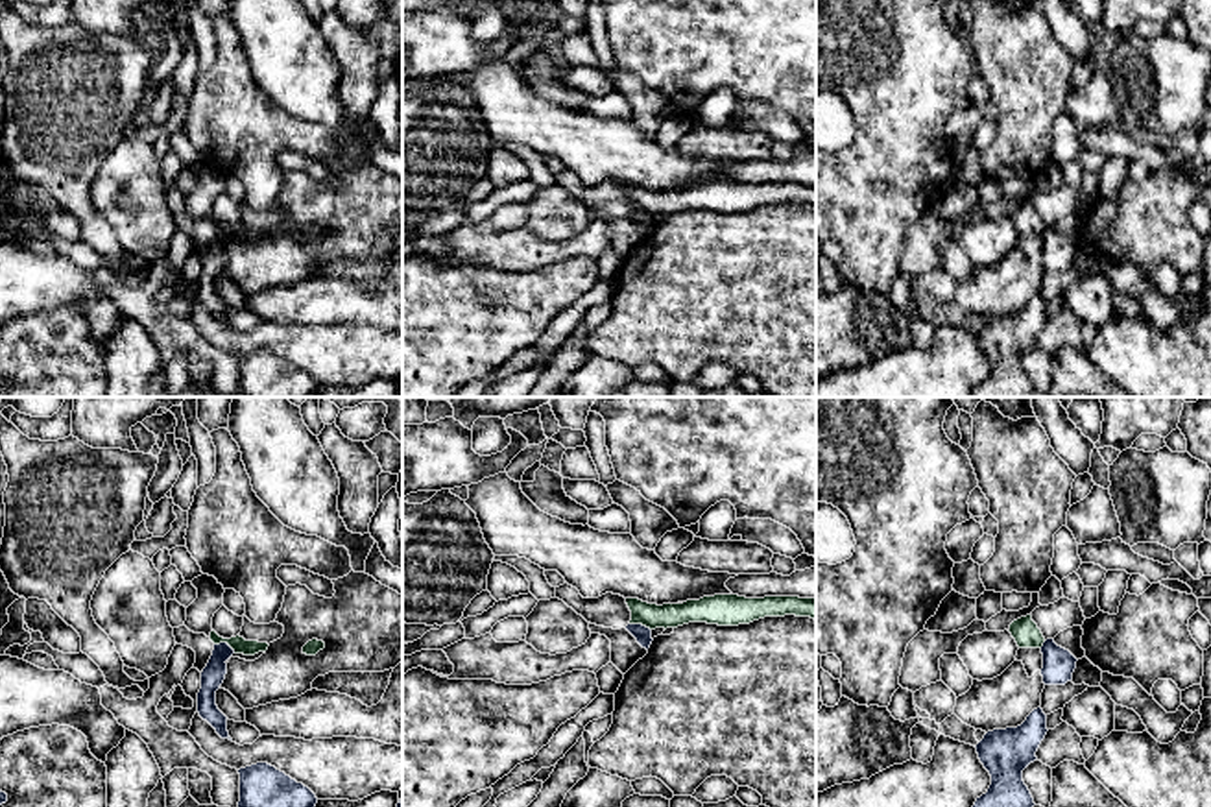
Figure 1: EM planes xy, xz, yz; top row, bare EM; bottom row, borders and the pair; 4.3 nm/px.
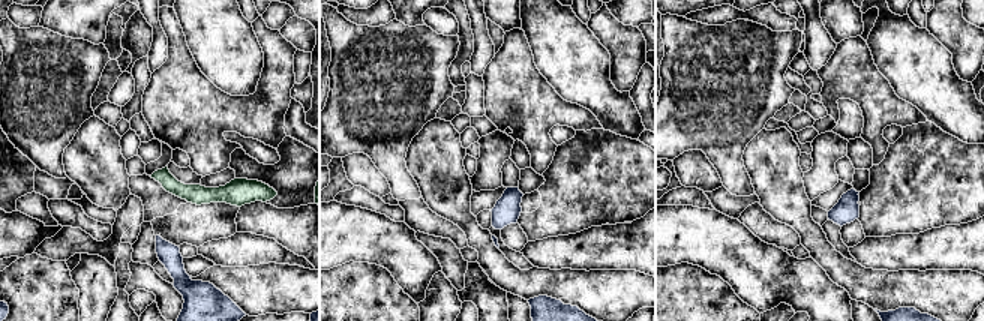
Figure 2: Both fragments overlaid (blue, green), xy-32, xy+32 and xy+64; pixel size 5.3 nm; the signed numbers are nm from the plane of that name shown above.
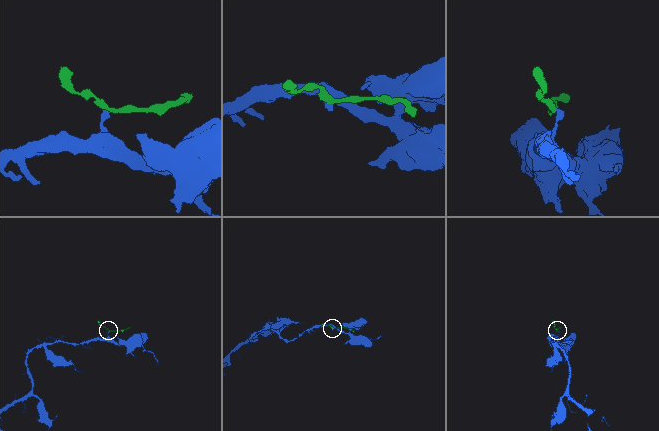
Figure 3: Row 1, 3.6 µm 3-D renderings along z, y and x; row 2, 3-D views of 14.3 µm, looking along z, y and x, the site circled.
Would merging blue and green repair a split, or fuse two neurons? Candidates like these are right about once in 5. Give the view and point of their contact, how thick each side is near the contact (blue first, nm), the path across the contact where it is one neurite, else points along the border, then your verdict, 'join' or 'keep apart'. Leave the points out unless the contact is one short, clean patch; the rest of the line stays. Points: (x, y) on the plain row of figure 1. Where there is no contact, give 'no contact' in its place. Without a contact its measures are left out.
xy (226, 229) | 100/70 nm | along xy (215, 229), (226, 229), (235, 239) | keep apart

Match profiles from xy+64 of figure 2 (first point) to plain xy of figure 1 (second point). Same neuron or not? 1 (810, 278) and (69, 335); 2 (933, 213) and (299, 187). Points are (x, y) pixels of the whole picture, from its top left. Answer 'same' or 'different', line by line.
1: different
2: same

